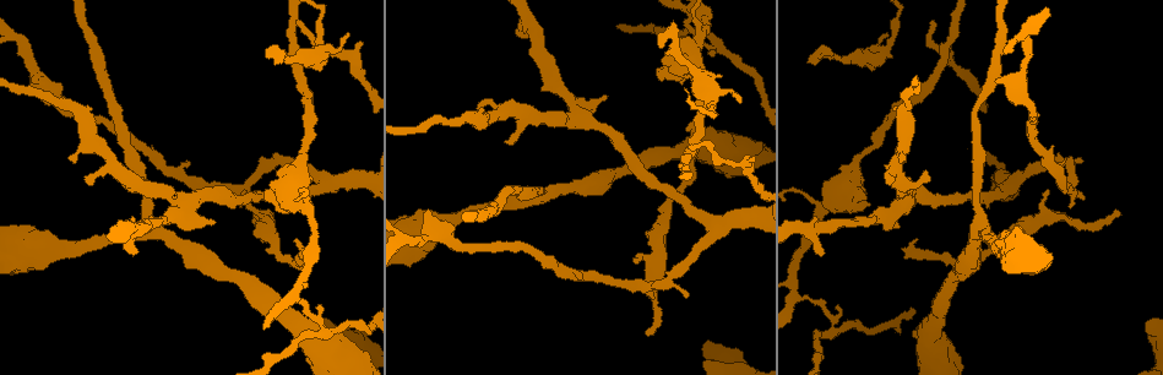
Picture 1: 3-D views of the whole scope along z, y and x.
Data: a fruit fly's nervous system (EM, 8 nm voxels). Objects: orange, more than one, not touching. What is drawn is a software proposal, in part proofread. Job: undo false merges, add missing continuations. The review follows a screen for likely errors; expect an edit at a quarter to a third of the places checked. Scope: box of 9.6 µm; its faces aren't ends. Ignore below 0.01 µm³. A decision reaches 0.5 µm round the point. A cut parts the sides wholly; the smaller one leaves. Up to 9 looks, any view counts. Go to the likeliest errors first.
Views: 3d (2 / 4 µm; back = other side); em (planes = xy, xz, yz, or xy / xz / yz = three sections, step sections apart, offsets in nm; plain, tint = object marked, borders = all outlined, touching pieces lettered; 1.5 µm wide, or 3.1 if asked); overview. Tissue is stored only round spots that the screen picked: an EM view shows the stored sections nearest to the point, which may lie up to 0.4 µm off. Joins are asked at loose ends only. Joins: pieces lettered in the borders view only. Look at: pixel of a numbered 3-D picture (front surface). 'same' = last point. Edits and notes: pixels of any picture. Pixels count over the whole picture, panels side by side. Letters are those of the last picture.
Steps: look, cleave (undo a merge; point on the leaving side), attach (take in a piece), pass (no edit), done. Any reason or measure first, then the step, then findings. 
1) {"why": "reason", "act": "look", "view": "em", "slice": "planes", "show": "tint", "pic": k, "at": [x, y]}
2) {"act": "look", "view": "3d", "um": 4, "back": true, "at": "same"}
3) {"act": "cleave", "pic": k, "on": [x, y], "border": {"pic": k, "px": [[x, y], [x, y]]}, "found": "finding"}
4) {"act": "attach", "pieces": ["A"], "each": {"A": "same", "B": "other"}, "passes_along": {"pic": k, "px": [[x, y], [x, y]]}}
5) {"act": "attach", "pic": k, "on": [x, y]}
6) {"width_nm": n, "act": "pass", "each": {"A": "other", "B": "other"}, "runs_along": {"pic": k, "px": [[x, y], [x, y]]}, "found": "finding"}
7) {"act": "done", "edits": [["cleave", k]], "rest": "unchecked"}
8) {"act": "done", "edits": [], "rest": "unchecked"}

{"why": "thin end", "act": "look", "view": "3d", "um": 4, "back": true, "pic": 1, "at": [646, 334]}

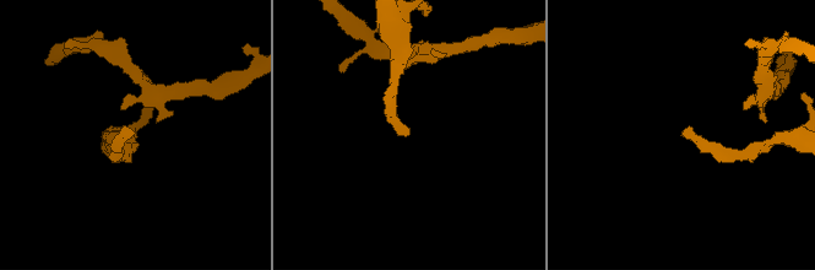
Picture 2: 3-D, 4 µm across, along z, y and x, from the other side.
{"why": "now the EM", "act": "look", "view": "em", "slice": "planes", "show": "plain", "pic": 2, "at": [130, 133]}

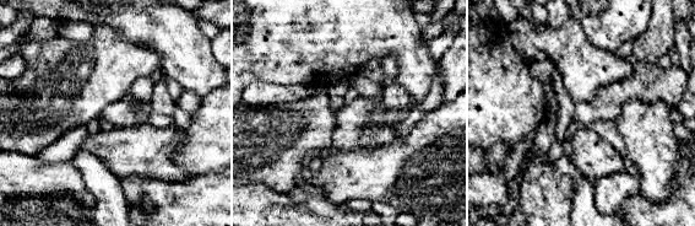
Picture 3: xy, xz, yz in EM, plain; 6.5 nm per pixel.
{"act": "look", "view": "em", "slice": "planes", "show": "borders", "at": "same"}

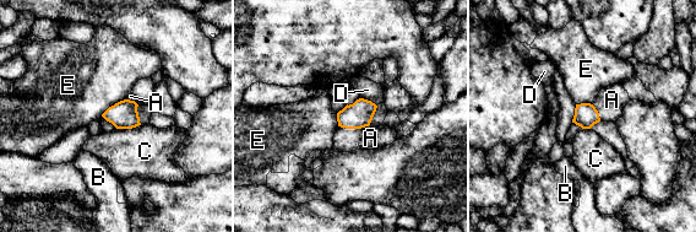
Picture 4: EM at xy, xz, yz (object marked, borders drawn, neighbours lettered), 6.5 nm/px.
{"width_nm": 160, "act": "attach", "pieces": ["A"], "each": {"A": "same", "B": "other", "C": "other", "D": "other", "E": "other"}, "found": "the neuron continues"}

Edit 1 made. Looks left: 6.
{"why": "branch stops here", "act": "look", "view": "em", "slice": "planes", "show": "borders", "pic": 1, "at": [823, 254]}

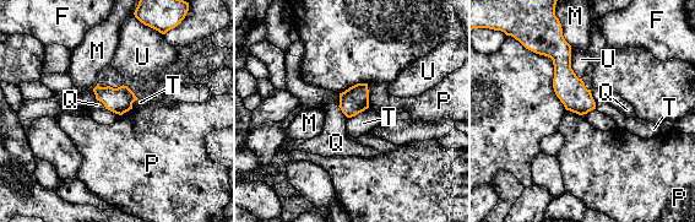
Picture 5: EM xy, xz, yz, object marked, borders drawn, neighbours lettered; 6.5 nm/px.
{"width_nm": 170, "longest_contact_nm": ["U", 220], "act": "pass", "each": {"F": "other", "M": "other", "P": "other", "Q": "other", "T": "other", "U": "other"}, "found": "no lettered piece goes on from it"}

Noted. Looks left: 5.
{"act": "done", "edits": [["attach", 4]], "rest": "unchecked"}

